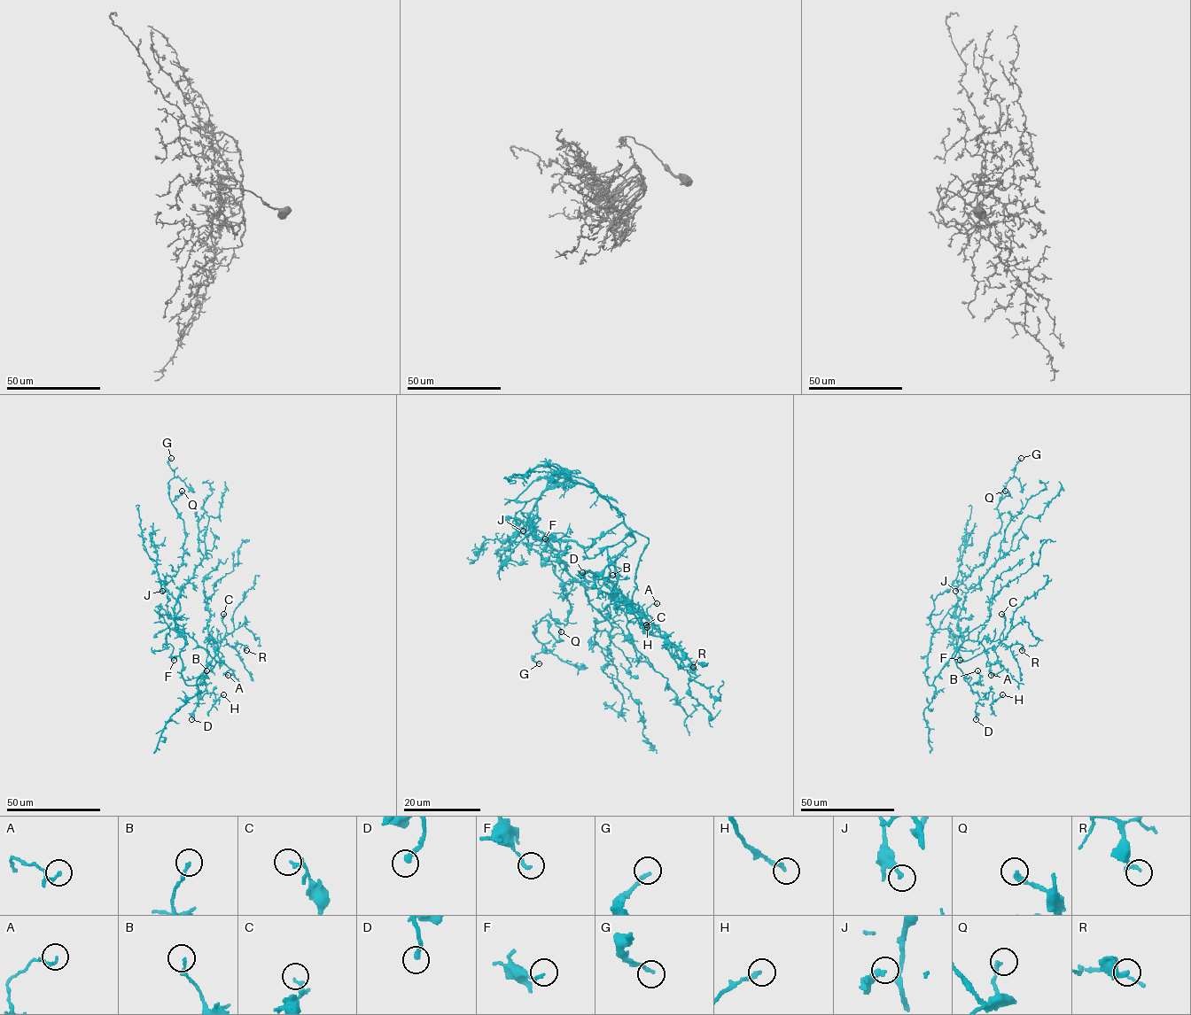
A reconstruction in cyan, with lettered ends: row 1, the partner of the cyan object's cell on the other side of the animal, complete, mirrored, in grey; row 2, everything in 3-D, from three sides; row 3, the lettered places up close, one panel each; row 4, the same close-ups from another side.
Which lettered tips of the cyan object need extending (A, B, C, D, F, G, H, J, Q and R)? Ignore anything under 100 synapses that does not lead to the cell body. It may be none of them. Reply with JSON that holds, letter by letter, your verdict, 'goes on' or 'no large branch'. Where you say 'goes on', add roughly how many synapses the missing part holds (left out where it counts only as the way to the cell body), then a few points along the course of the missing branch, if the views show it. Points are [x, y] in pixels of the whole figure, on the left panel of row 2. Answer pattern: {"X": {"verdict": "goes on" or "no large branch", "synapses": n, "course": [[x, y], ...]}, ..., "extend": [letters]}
{"A": {"verdict": "no large branch"}, "B": {"verdict": "no large branch"}, "C": {"verdict": "no large branch"}, "D": {"verdict": "no large branch"}, "F": {"verdict": "no large branch"}, "G": {"verdict": "no large branch"}, "H": {"verdict": "no large branch"}, "J": {"verdict": "no large branch"}, "Q": {"verdict": "no large branch"}, "R": {"verdict": "no large branch"}, "extend": []}

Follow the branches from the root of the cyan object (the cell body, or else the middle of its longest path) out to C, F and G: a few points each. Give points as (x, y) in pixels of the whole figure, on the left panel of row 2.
C: (184, 681), (195, 685), (214, 656), (217, 645), (208, 638), (216, 641), (225, 638), (223, 614)
F: (184, 681), (180, 654), (184, 639), (169, 629), (166, 641), (174, 647), (171, 654), (174, 660)
G: (184, 681), (184, 639), (173, 619), (180, 604), (164, 586), (182, 565), (186, 536), (167, 493), (171, 458)

